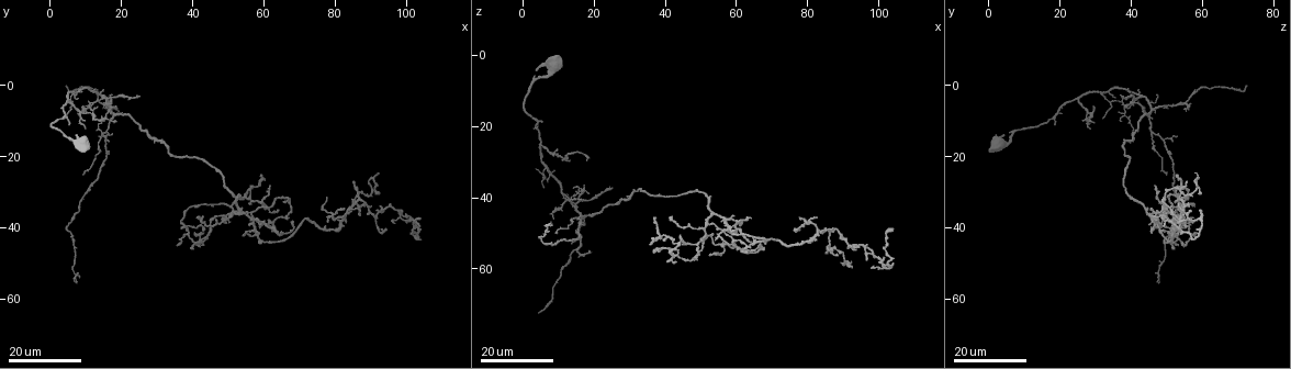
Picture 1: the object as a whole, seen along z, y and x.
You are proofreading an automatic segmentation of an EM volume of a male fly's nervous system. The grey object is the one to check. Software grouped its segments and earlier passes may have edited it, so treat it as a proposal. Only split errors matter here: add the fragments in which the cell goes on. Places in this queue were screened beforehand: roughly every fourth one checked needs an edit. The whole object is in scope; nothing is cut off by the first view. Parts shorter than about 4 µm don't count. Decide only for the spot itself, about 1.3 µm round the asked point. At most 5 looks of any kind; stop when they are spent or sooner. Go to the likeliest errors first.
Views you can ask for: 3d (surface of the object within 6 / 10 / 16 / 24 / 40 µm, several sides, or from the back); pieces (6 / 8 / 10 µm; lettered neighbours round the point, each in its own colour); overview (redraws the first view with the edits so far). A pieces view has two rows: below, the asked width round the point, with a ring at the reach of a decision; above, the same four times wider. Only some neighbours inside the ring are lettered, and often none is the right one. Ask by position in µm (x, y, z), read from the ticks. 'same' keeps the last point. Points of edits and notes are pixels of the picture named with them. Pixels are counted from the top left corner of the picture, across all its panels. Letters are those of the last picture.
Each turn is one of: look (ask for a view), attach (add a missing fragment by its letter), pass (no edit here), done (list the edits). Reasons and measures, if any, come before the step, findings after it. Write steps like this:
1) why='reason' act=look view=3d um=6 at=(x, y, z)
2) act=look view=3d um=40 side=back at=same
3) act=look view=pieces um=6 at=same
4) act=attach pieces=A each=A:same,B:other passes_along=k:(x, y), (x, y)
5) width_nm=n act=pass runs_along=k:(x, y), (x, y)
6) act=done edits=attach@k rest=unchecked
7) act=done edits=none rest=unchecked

why='long arm stops here' act=look view=3d um=16 at=(42.5, 41.0, 57.0)

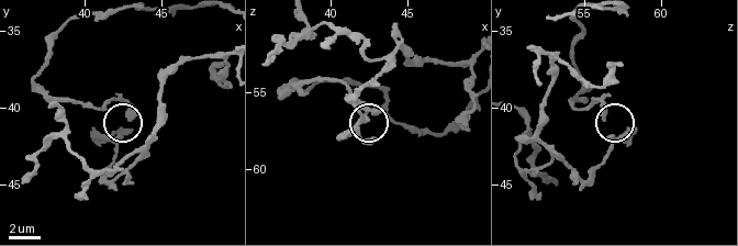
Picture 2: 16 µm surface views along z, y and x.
act=look view=pieces um=8 at=(43.0, 40.8, 56.2)

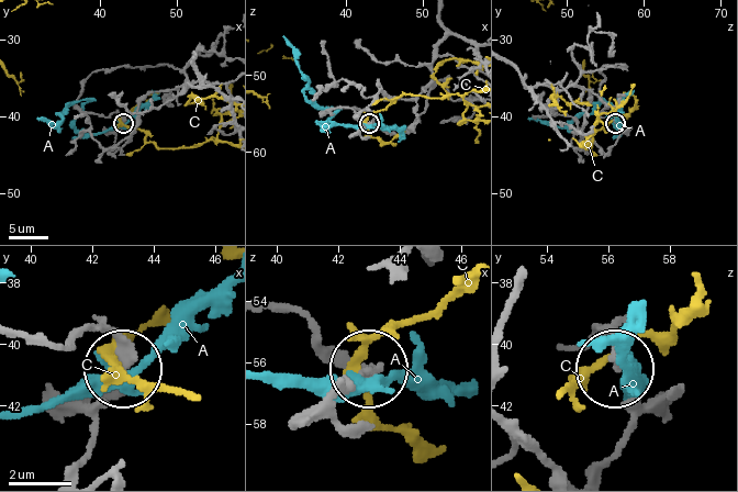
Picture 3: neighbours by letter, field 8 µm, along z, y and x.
act=pass each=A:other,C:other runs_along=3:(267, 305), (290, 308), (322, 345), (369, 368) found='no lettered fragment goes on from it'

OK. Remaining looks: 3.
why='branch stops here' act=look view=3d um=24 at=(25.5, 2.5, 37.0)

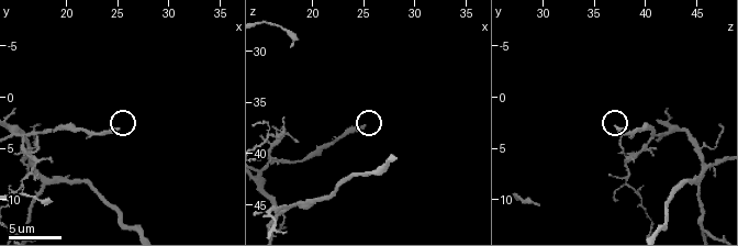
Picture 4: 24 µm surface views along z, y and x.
act=look view=pieces um=10 at=(24.8, 3.2, 37.6)

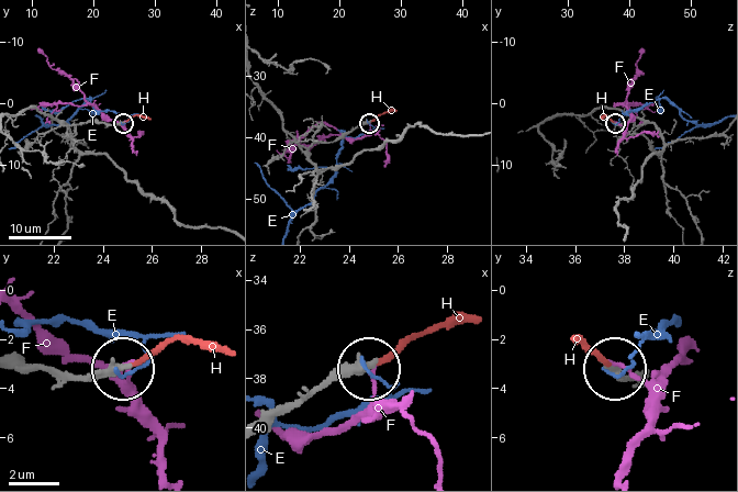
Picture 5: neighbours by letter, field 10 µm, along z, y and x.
act=attach pieces=H each=E:other,F:other,H:same passes_along=5:(309, 398), (420, 337), (470, 322) found='it goes on there'

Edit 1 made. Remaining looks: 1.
act=done edits=attach@5 rest=unchecked

